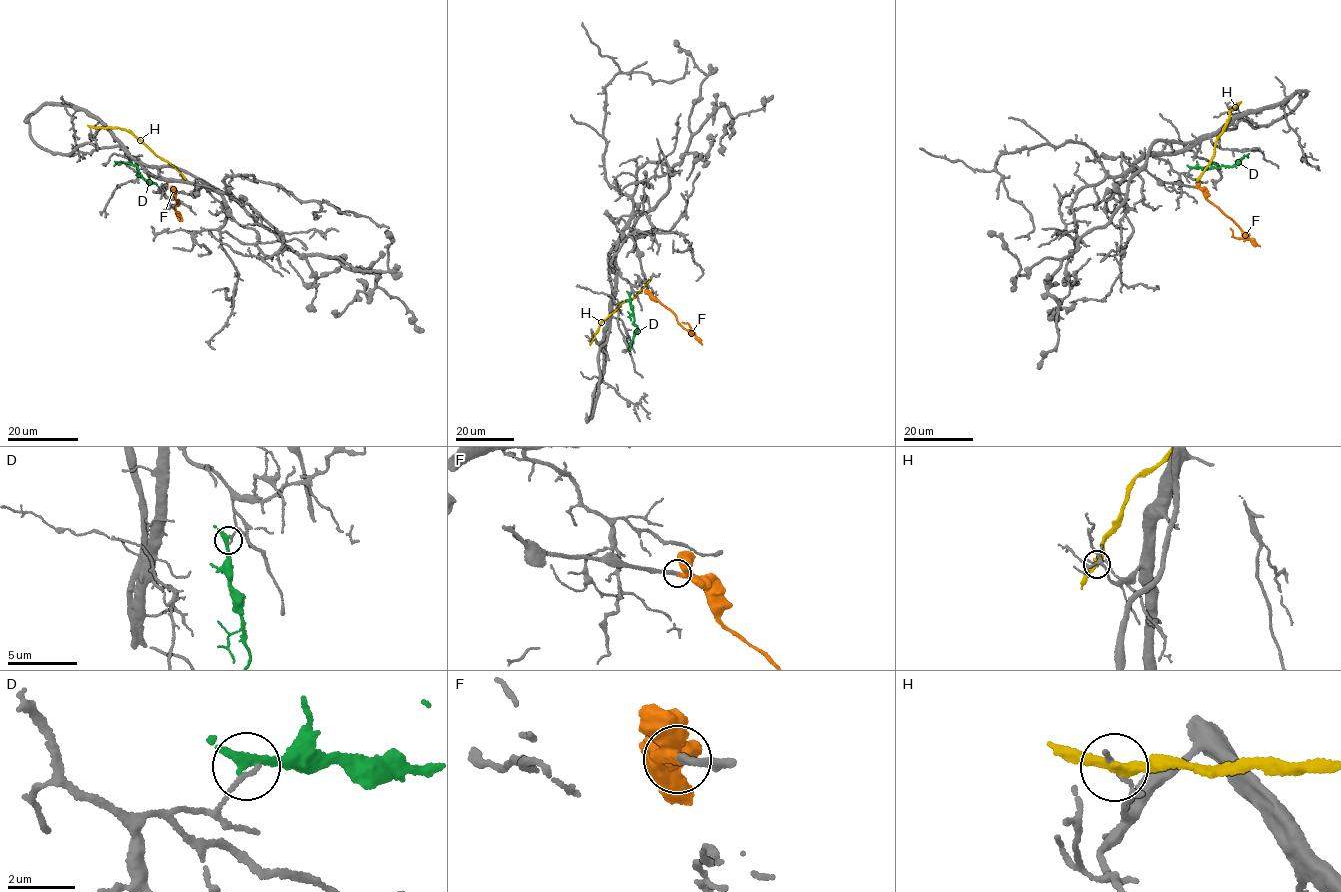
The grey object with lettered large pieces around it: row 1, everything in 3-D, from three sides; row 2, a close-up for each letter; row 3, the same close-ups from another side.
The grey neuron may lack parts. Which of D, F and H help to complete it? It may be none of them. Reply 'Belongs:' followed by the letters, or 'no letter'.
Belongs: F

